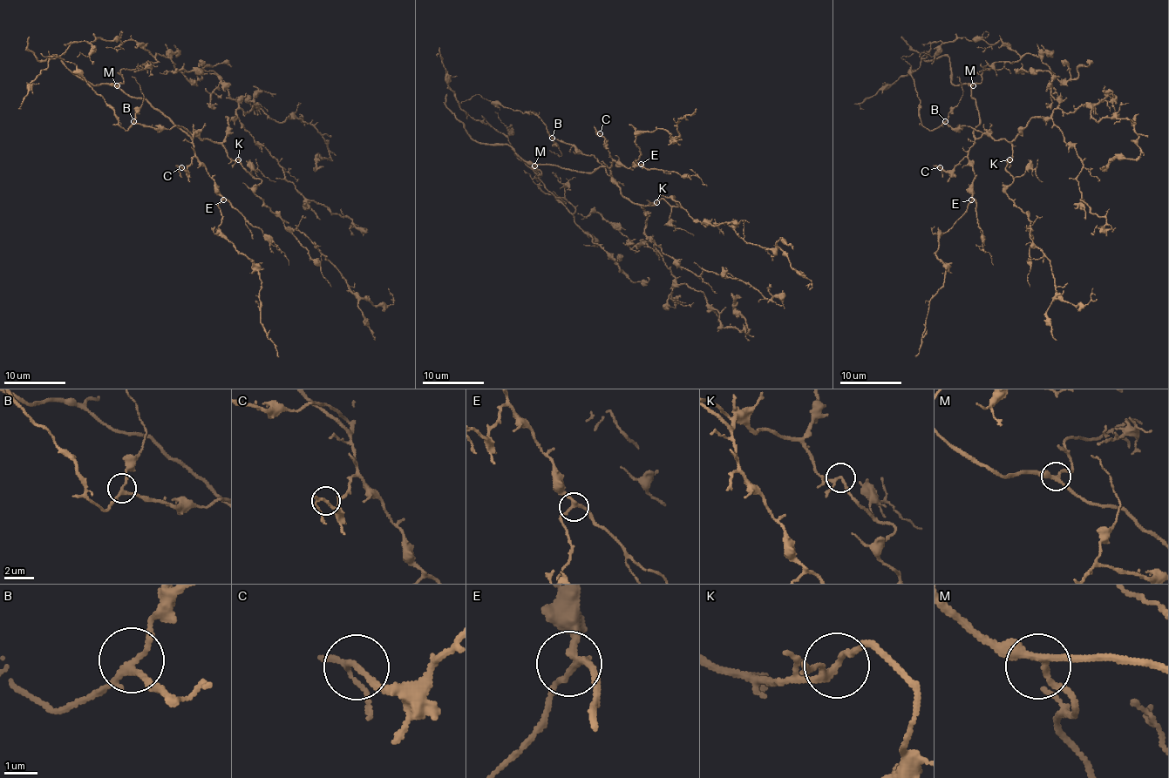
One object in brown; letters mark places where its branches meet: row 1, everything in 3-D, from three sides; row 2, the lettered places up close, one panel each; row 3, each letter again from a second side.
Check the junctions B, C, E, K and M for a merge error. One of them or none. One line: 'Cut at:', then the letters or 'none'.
Cut at: none

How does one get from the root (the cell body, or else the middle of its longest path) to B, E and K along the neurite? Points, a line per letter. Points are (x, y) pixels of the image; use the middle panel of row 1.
B: (581, 172), (594, 172), (601, 164), (592, 155), (582, 155), (570, 144), (552, 138)
E: (581, 172), (610, 167), (614, 161), (626, 167), (641, 164)
K: (581, 172), (594, 172), (602, 167), (620, 192), (634, 203), (641, 206), (656, 203)

